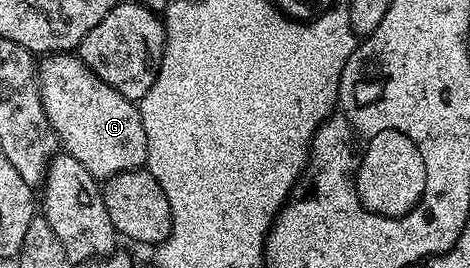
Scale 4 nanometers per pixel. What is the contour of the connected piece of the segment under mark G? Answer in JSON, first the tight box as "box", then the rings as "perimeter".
{"box":[36,52,146,180],"perimeter":[[[70,52],[43,57],[36,66],[36,81],[44,104],[44,112],[56,132],[59,143],[64,147],[65,153],[74,157],[75,163],[85,173],[99,180],[105,180],[120,172],[145,167],[146,137],[137,105],[131,99],[120,96],[116,88],[104,84],[104,80],[95,76],[82,63],[81,58]]]}

